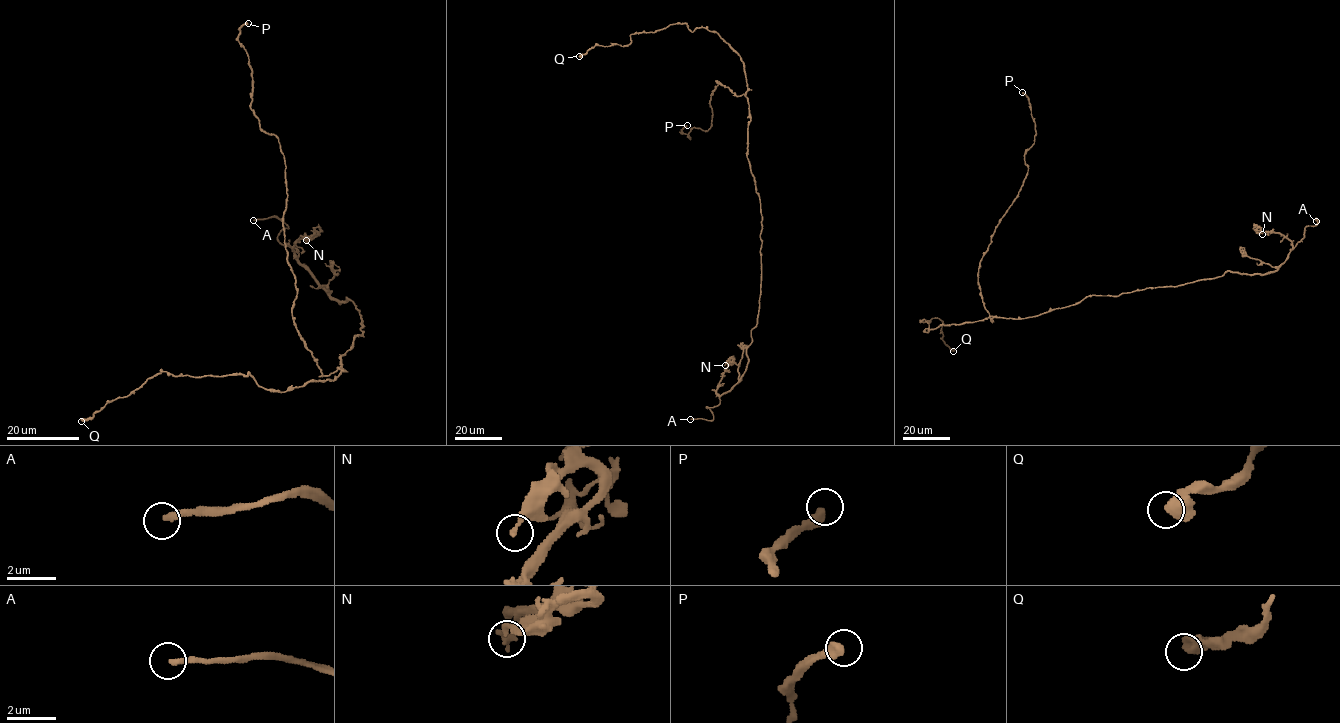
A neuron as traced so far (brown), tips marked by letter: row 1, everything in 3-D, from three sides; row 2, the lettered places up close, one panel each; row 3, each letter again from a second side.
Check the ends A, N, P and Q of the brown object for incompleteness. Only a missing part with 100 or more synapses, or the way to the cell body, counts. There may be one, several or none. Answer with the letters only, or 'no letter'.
A

